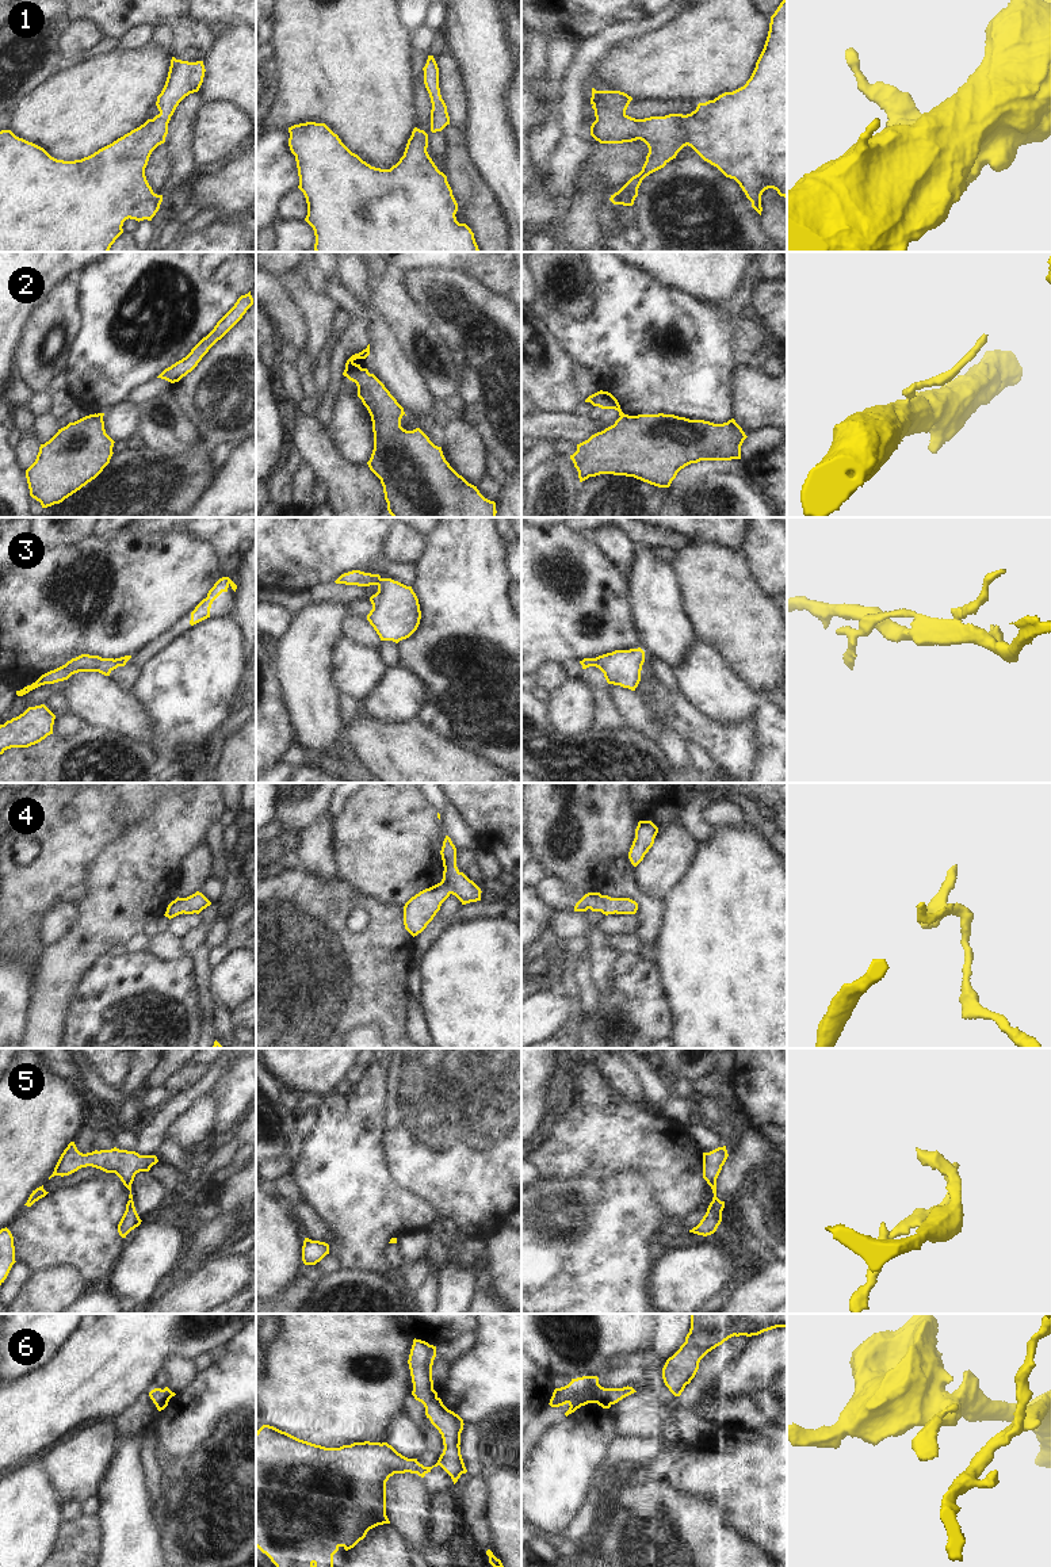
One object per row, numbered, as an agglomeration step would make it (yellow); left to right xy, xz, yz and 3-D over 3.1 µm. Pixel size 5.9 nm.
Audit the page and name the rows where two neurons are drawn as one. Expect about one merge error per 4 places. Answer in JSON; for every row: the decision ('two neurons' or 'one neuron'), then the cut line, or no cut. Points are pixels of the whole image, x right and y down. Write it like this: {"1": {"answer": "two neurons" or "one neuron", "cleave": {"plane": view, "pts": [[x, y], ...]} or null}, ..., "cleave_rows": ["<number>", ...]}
{"1": {"answer": "one neuron", "cleave": null}, "2": {"answer": "two neurons", "cleave": {"plane": "yz", "pts": [[623, 413], [620, 416]]}}, "3": {"answer": "one neuron", "cleave": null}, "4": {"answer": "one neuron", "cleave": null}, "5": {"answer": "two neurons", "cleave": {"plane": "yz", "pts": [[715, 1181], [710, 1185]]}}, "6": {"answer": "one neuron", "cleave": null}, "cleave_rows": ["2", "5"]}

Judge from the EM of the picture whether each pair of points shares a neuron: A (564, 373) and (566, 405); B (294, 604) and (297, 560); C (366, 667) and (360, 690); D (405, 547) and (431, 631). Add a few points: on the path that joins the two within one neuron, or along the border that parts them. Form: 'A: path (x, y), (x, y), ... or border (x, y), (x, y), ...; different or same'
A: path (564, 381), (564, 397); same
B: border (327, 581), (317, 583), (308, 591), (270, 589); different
C: path (360, 672), (360, 684); same
D: border (425, 535), (425, 549), (413, 564); different

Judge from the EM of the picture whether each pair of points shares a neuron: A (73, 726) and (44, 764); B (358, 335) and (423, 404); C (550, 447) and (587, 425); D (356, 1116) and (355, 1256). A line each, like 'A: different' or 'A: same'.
A: different
B: different
C: different
D: same

